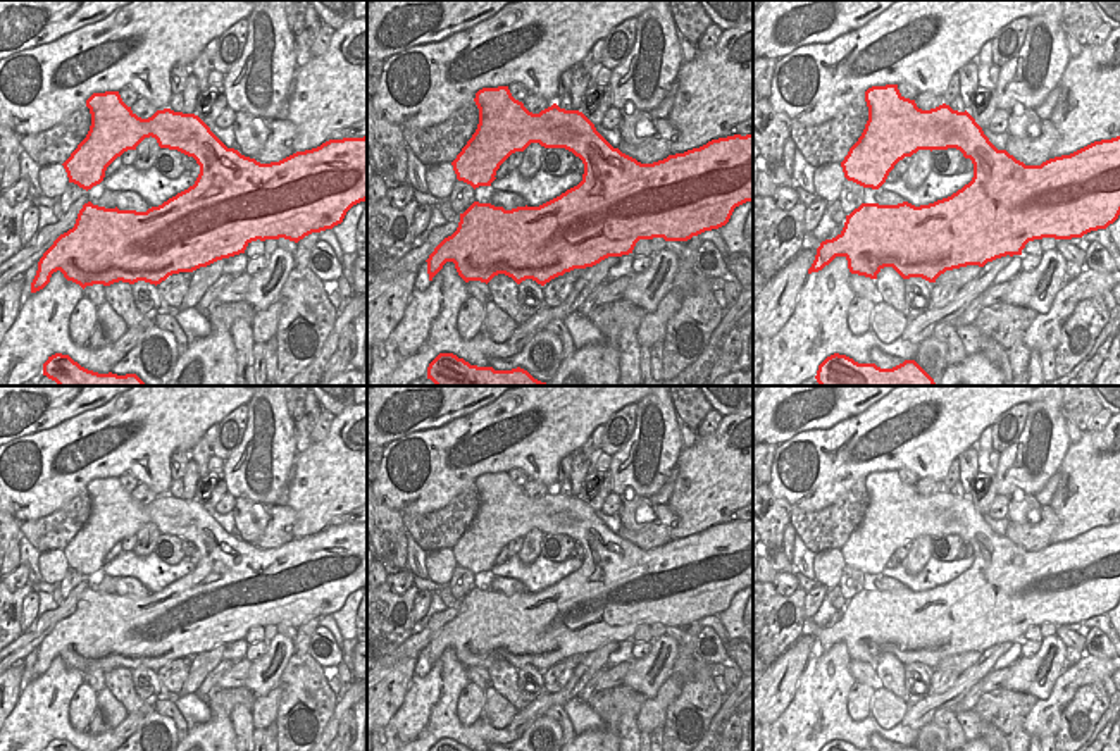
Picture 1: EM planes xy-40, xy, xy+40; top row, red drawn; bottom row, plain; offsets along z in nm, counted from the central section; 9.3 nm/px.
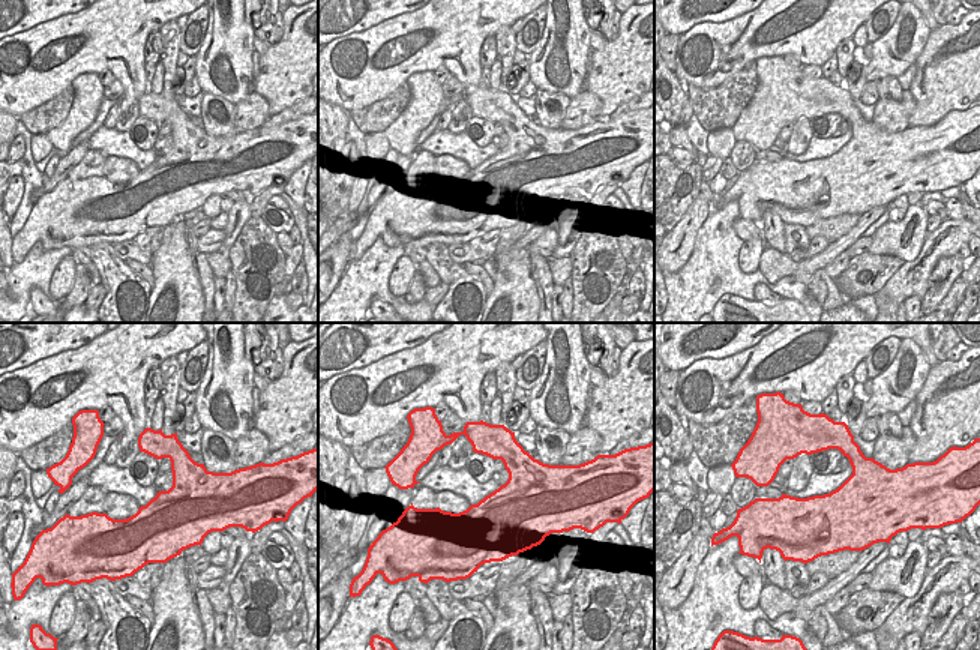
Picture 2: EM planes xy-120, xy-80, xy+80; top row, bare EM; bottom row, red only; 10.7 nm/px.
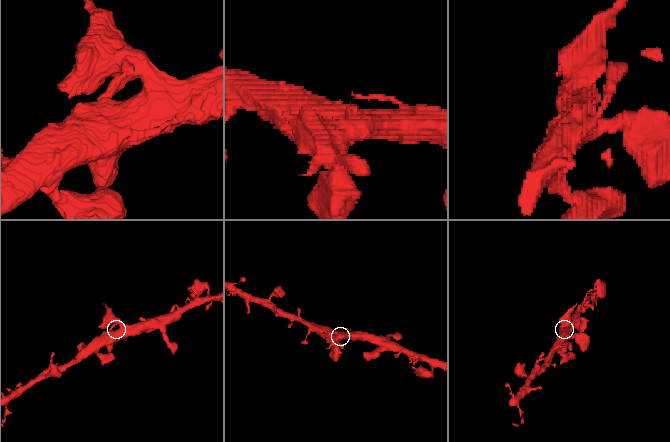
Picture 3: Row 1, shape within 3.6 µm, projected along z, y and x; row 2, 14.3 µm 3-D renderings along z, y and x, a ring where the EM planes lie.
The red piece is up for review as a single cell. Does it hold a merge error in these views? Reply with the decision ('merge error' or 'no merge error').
merge error

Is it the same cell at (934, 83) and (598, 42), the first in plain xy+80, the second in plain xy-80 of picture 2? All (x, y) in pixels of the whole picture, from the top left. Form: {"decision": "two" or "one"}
{"decision": "two"}

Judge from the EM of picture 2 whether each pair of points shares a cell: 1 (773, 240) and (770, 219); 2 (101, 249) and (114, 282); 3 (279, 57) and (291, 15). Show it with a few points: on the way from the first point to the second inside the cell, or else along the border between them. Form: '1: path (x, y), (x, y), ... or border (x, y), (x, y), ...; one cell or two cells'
1: path (773, 236), (770, 224); one cell
2: path (104, 257), (114, 275); one cell
3: path (288, 47), (288, 26); one cell

